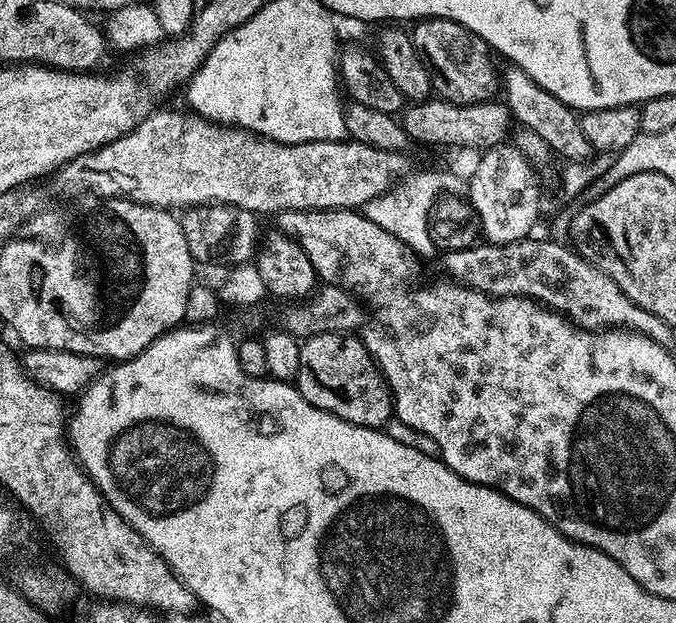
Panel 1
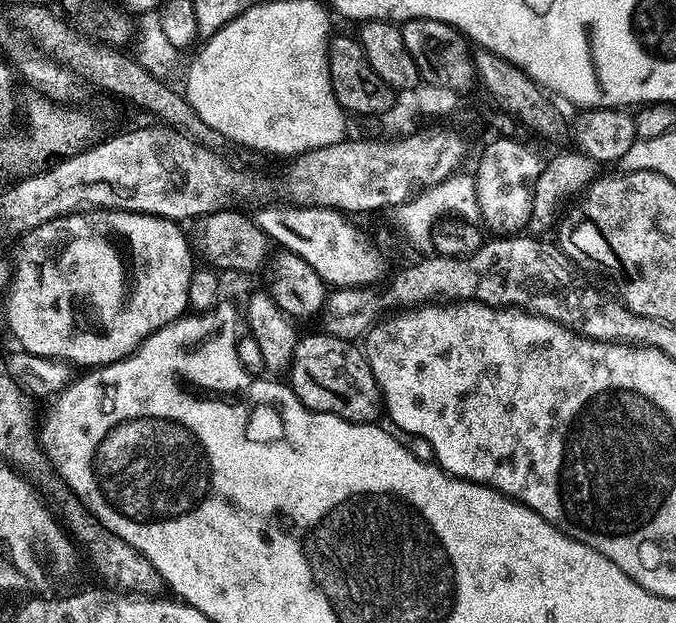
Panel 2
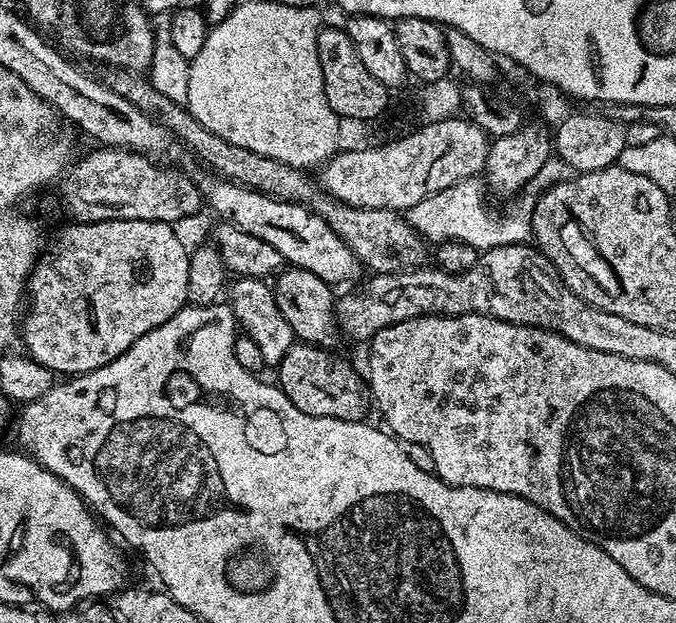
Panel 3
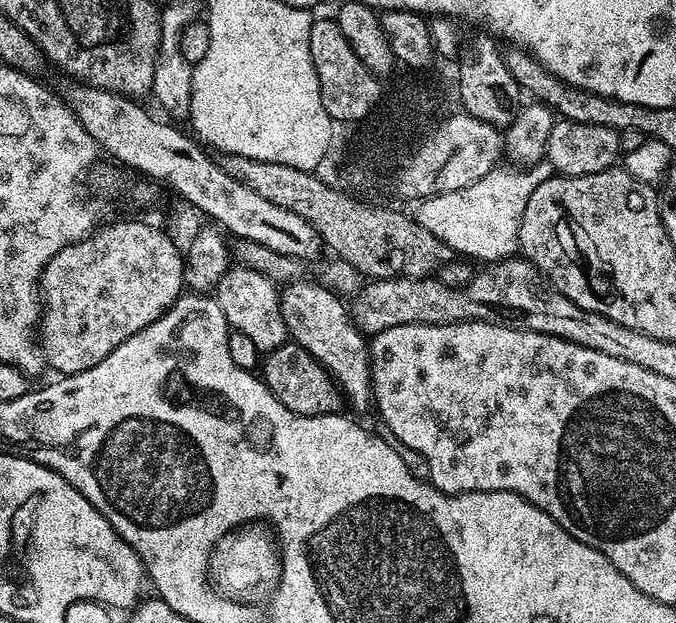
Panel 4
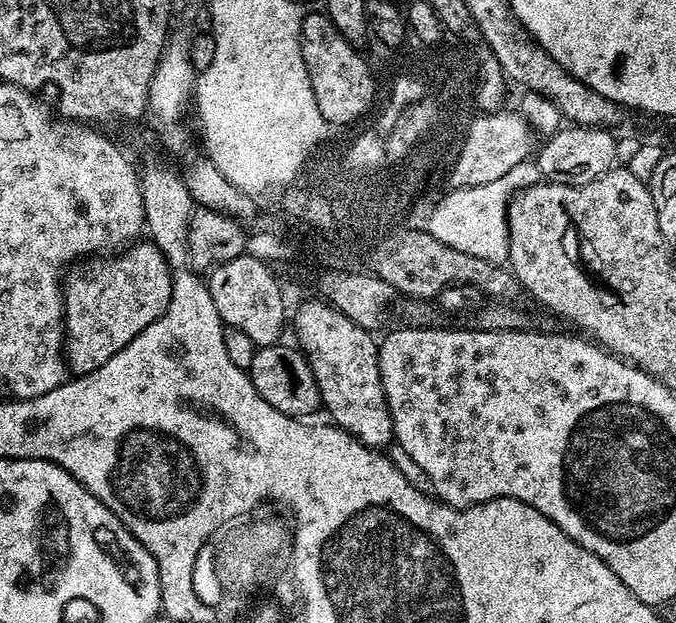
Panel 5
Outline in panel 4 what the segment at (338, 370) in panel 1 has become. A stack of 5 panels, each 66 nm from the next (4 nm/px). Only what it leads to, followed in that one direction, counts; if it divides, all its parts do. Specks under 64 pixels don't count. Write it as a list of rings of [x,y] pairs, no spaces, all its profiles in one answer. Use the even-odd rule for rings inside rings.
[[[285,342],[282,347],[275,348],[263,357],[262,379],[278,402],[282,402],[286,410],[294,410],[294,414],[326,416],[341,411],[342,393],[336,381],[305,348],[294,342]]]

